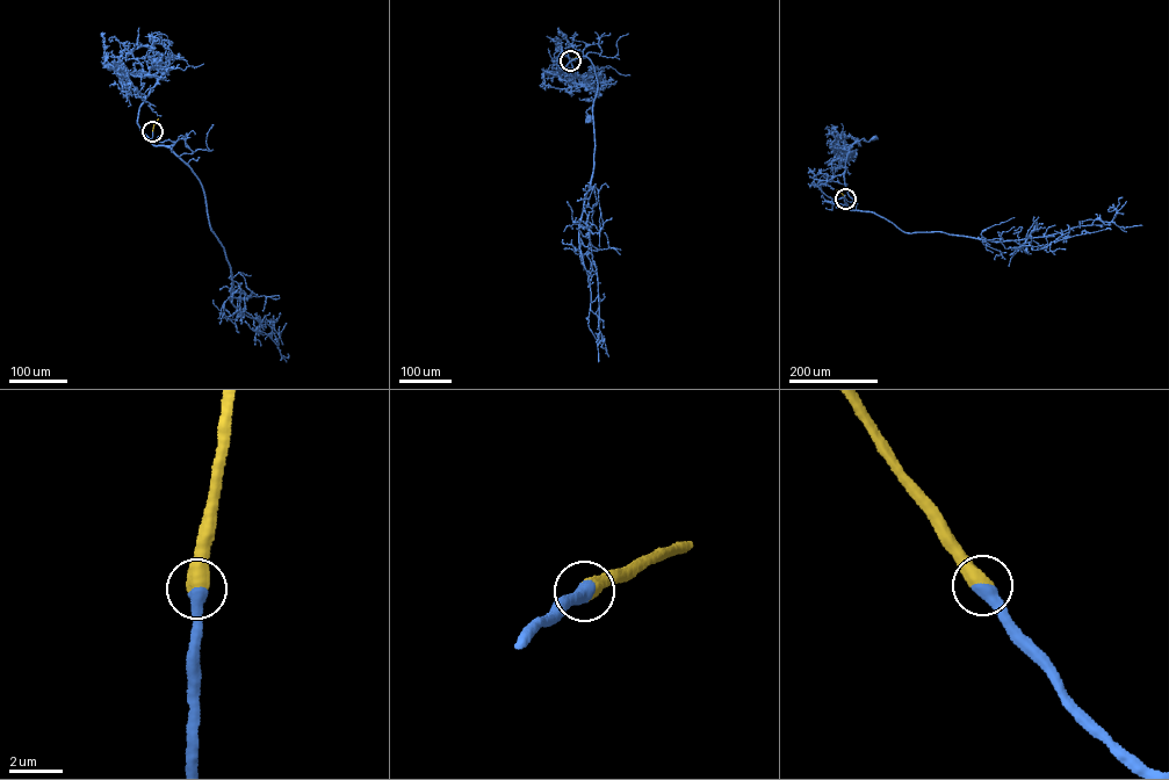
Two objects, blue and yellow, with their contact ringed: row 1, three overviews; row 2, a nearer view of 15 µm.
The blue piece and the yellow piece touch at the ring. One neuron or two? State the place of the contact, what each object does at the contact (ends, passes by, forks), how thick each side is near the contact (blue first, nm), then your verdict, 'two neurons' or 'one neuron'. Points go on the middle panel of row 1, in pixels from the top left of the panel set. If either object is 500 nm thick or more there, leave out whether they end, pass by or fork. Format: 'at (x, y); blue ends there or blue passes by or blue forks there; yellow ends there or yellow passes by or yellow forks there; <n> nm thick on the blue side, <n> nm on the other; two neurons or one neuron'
at (570, 60); 500 nm thick on the blue side, 600 nm on the other; one neuron

